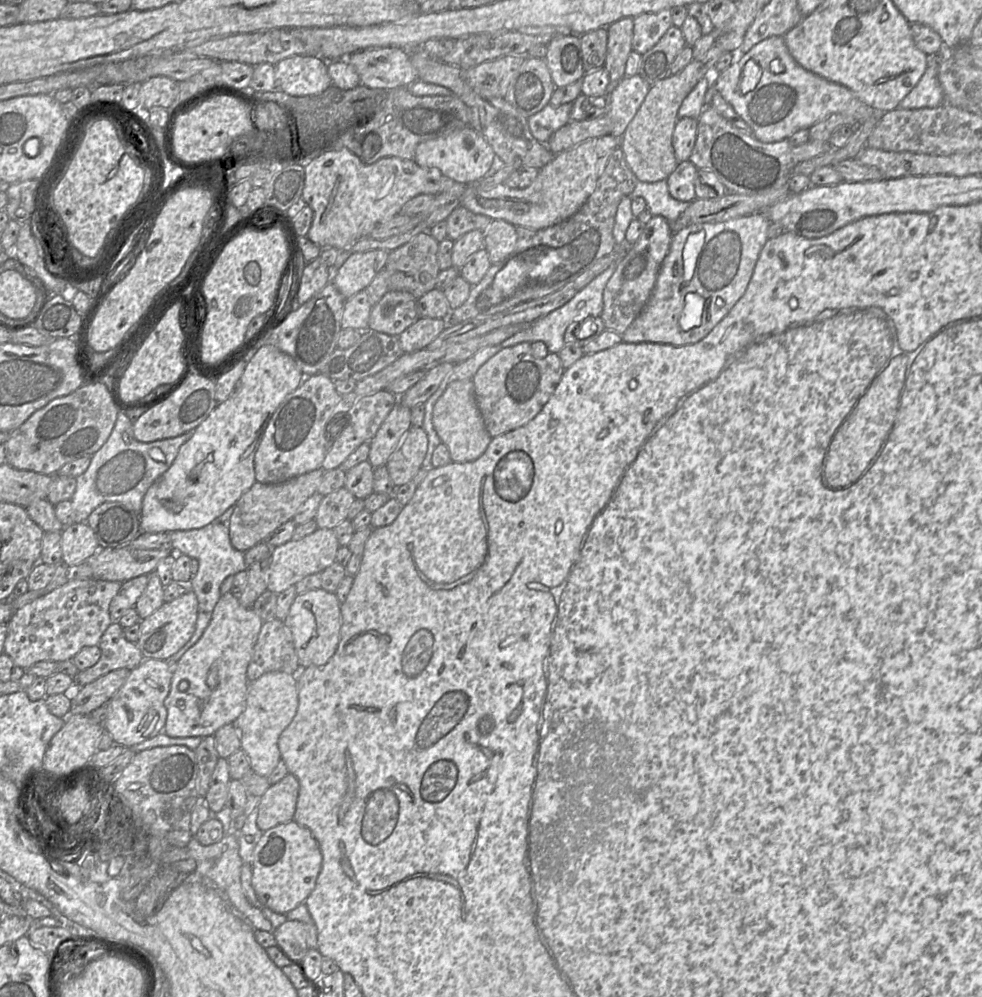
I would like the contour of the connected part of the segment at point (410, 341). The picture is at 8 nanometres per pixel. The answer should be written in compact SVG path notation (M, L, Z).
M419 318L399 336L404 353L413 353L425 349L447 327L446 319Z

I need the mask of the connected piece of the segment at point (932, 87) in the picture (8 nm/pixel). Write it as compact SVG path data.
M941 53L928 56L925 73L912 91L901 101L899 108L903 110L917 110L937 108L946 103L942 87L938 80Z

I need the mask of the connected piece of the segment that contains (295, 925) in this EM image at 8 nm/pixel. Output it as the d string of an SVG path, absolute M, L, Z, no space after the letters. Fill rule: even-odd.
M287 920L274 929L273 935L282 952L293 959L303 959L308 951L304 925L297 920Z

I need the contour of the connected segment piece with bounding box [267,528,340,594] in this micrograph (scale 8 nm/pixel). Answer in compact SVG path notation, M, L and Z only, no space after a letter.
M318 528L313 533L299 539L290 540L271 550L267 589L279 594L313 573L321 573L336 560L340 547L334 530Z

